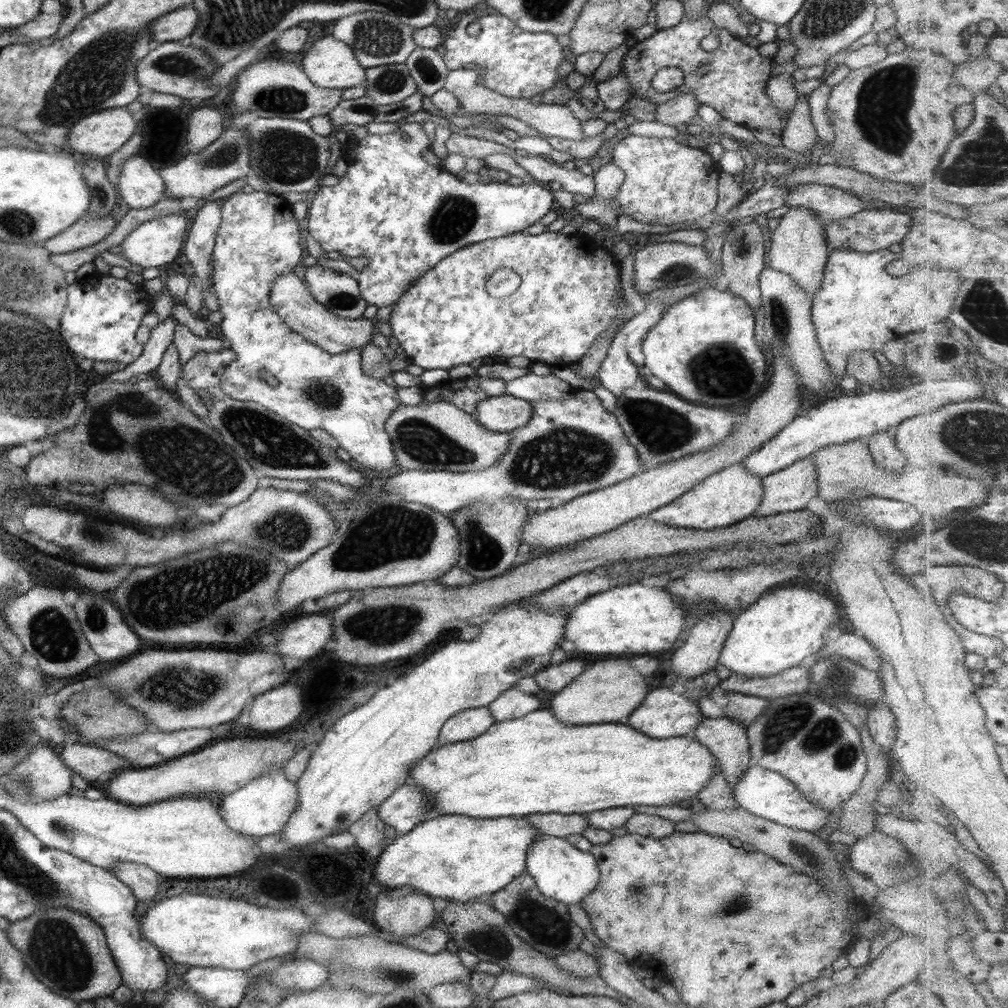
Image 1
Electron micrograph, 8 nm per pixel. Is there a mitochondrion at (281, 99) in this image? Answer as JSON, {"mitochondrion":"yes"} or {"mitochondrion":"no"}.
{"mitochondrion":"yes"}

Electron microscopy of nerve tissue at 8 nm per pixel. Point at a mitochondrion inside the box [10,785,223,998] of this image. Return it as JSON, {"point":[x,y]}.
{"point":[55,948]}

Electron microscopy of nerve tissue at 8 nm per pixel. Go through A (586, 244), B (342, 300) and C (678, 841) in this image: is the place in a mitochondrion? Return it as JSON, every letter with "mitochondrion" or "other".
{"A":"other","B":"mitochondrion","C":"other"}

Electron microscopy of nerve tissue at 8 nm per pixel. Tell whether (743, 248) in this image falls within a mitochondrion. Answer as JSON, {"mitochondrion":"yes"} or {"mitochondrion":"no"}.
{"mitochondrion":"no"}

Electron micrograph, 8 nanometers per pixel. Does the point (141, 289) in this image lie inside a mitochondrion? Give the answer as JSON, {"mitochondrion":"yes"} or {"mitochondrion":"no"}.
{"mitochondrion":"no"}

